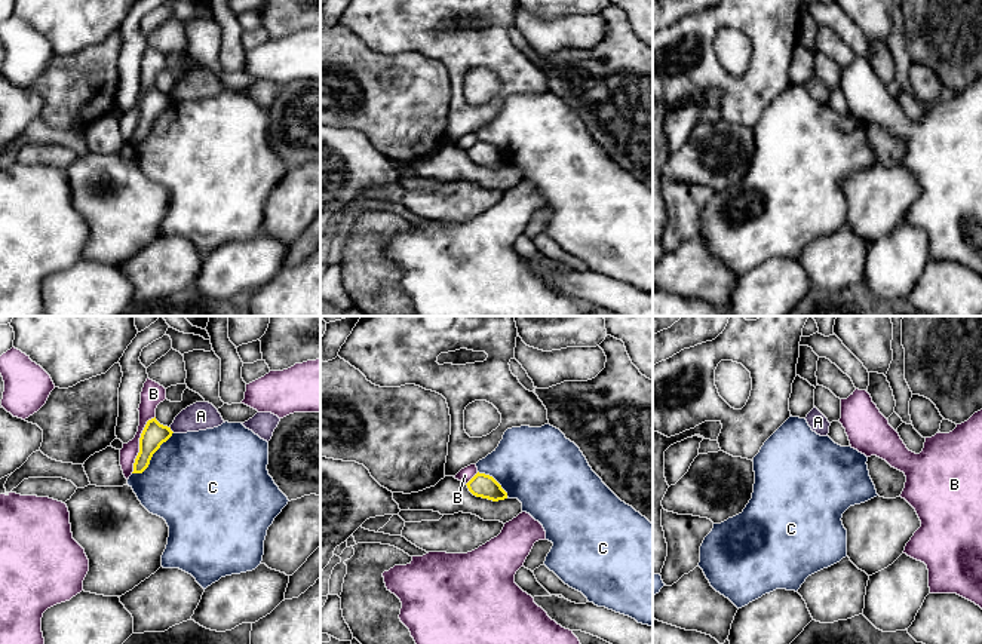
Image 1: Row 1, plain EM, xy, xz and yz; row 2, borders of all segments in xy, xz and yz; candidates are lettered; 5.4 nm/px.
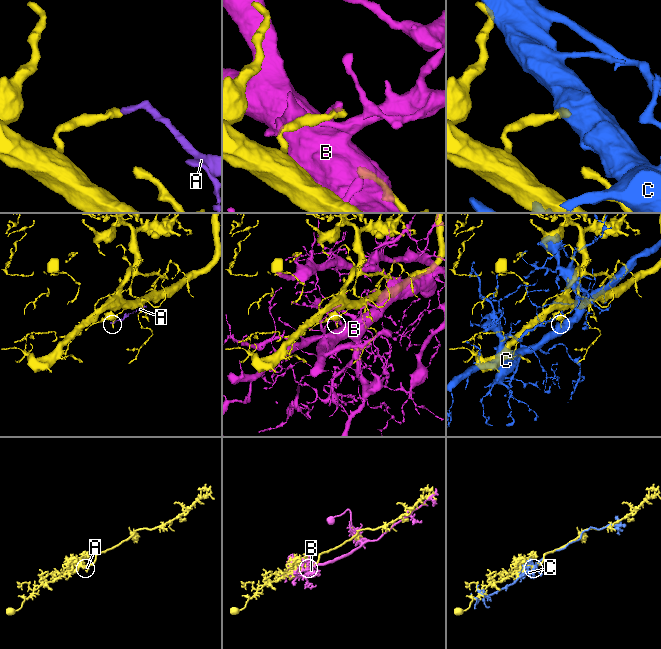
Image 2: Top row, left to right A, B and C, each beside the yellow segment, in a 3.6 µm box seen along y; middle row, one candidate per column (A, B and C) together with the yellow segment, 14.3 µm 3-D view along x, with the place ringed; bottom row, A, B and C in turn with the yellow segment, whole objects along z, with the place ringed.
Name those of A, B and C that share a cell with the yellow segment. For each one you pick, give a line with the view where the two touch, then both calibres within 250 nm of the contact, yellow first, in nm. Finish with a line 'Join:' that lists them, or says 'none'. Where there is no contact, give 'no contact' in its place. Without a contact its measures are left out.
Join: none

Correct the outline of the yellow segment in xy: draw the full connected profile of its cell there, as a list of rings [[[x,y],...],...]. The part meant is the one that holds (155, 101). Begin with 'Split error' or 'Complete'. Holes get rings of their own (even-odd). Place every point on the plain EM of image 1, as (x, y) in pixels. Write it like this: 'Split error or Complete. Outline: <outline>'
Complete. Outline: [[[156,85],[148,88],[139,105],[139,120],[132,141],[142,141],[148,135],[153,122],[172,101],[171,95],[160,92]]]

